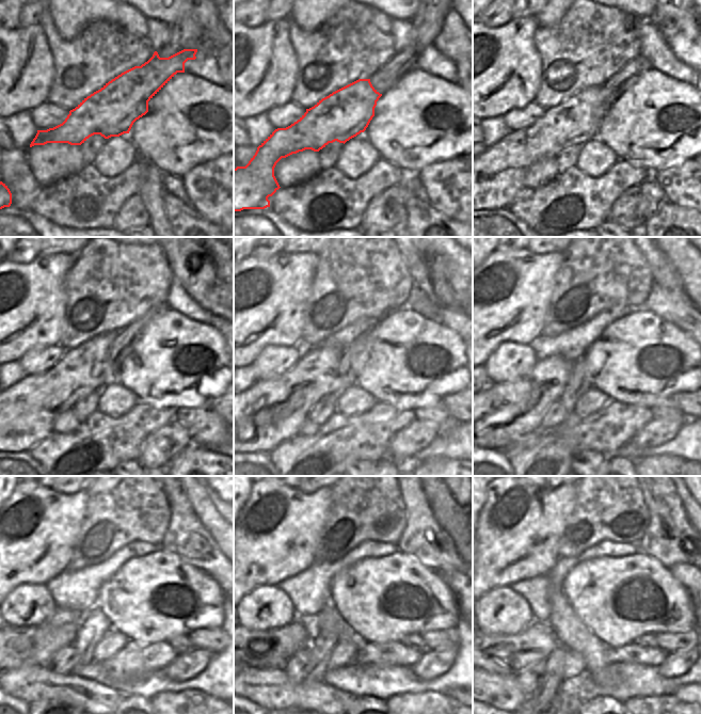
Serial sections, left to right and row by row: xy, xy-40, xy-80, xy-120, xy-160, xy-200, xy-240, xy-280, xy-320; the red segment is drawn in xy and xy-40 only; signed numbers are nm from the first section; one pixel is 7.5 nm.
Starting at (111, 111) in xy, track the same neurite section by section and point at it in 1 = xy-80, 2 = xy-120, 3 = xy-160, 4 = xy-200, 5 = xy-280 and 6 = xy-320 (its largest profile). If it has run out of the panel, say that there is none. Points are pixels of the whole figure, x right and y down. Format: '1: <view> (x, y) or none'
1: xy-80 (494, 177)
2: xy-120 (17, 418)
3: xy-160 (257, 419)
4: xy-200 (494, 418)
5: xy-280 (255, 633)
6: xy-320 (494, 635)

